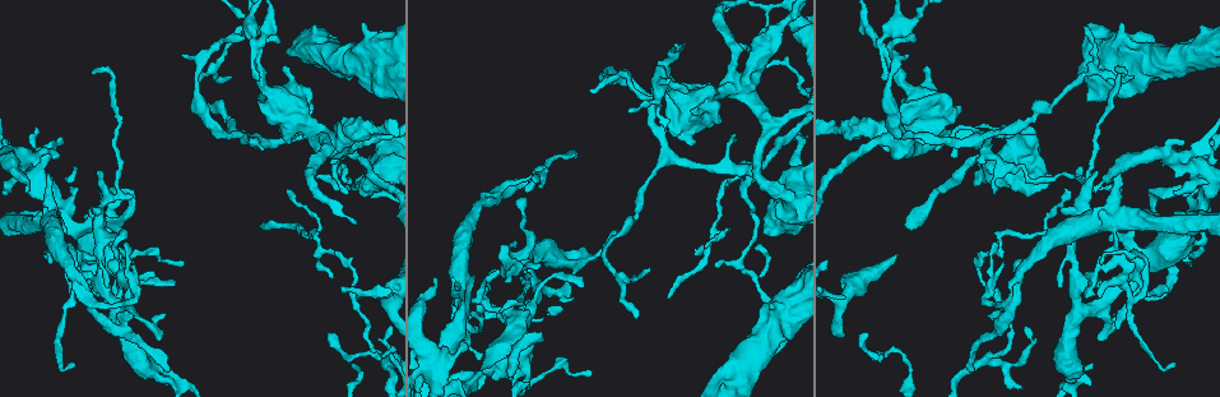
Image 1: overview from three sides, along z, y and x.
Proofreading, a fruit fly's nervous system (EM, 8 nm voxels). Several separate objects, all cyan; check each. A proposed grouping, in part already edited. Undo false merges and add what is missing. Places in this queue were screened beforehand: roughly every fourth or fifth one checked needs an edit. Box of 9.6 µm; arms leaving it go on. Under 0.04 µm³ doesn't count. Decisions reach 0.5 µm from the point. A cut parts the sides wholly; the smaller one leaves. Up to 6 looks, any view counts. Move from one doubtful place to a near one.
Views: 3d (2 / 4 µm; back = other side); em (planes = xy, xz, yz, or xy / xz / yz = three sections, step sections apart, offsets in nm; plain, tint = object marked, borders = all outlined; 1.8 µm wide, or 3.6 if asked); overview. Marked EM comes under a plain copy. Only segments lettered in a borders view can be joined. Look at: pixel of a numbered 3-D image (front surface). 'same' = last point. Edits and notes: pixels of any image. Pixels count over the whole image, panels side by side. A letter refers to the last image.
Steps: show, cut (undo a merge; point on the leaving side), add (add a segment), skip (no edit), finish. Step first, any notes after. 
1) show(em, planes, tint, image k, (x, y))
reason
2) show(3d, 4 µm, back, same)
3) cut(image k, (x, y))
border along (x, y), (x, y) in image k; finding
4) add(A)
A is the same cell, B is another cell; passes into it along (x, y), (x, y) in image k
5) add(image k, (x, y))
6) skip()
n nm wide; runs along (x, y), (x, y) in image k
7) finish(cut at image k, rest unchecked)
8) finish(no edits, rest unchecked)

show(3d, 4 µm, image 1, (904, 143))
thick turns thin

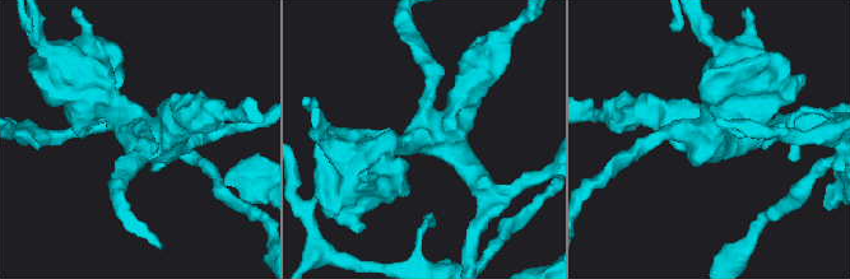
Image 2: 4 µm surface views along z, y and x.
show(em, planes, borders, image 2, (706, 127))
4 arms; now the EM

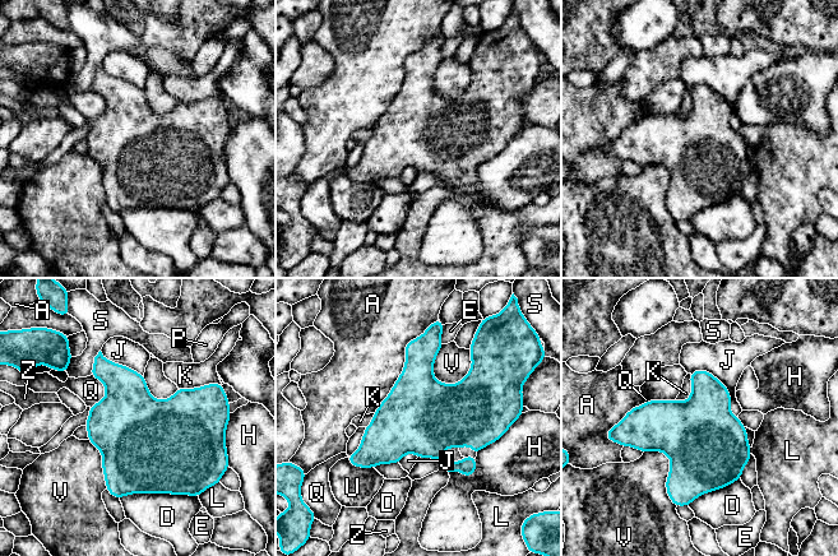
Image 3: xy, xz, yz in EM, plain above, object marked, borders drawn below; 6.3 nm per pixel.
skip()
A touches over 600 nm; A, D, E, H, J, K, L, P, Q, S, U, V and Z are other cells; one neuron here

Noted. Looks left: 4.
show(em, planes, borders, image 1, (882, 43))
four arms meet

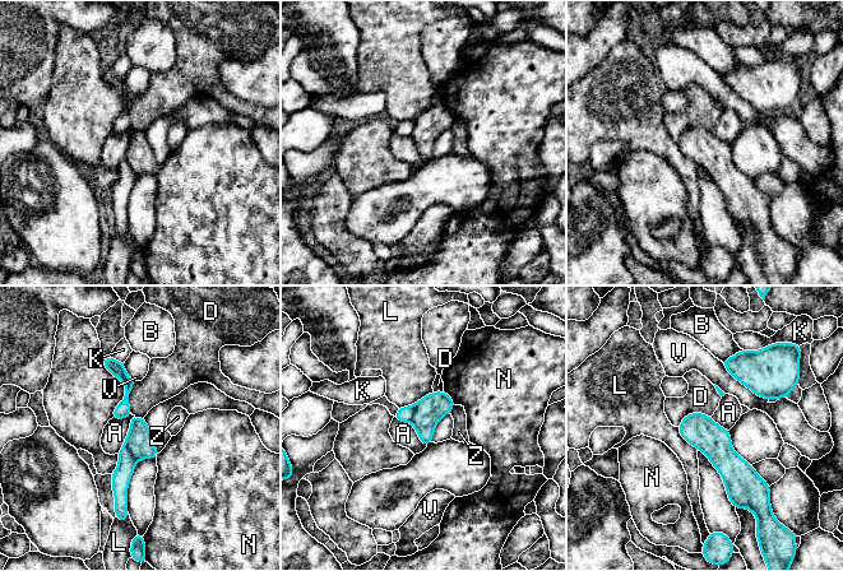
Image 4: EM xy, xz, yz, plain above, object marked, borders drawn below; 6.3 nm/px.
cut(image 4, (121, 476))
A, B, D, K, L, N, V and Z are other cells; a second neuron is stuck on

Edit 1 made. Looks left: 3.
show(3d, 2 µm, image 1, (461, 343))
free end

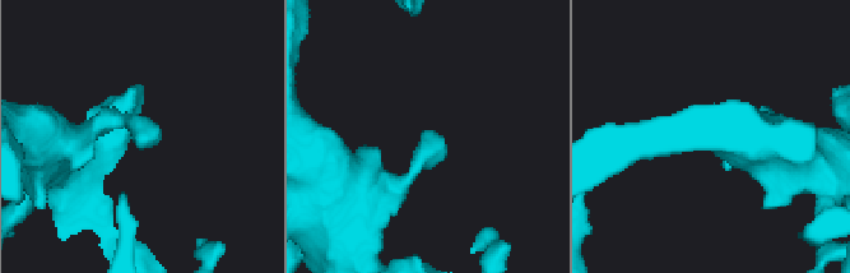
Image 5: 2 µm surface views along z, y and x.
show(em, planes, borders, image 5, (135, 144))
shape alone is not enough

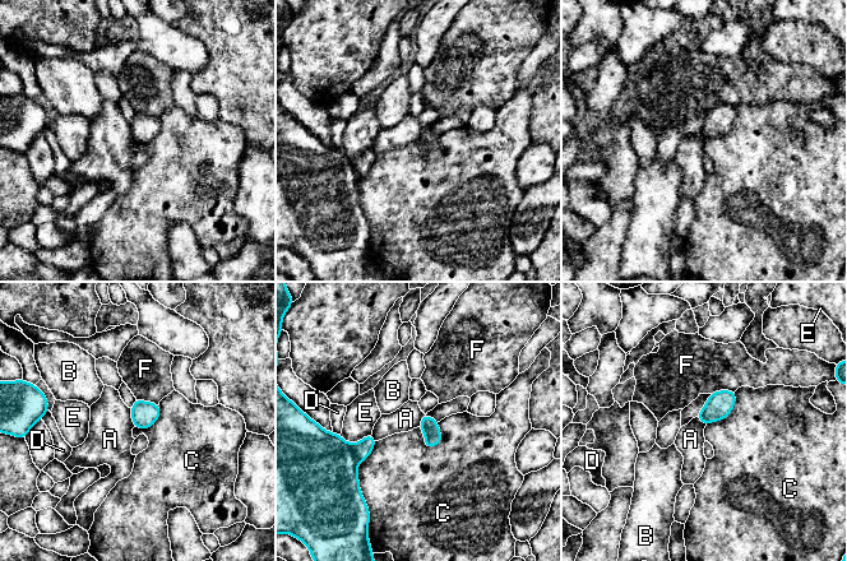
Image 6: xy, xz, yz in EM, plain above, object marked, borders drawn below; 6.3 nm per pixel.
skip()
A, B, C, D, E and F are other cells; border along (129, 408), (134, 426) in image 6; none of them fits

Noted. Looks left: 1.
finish(cut at image 4, rest unchecked)

